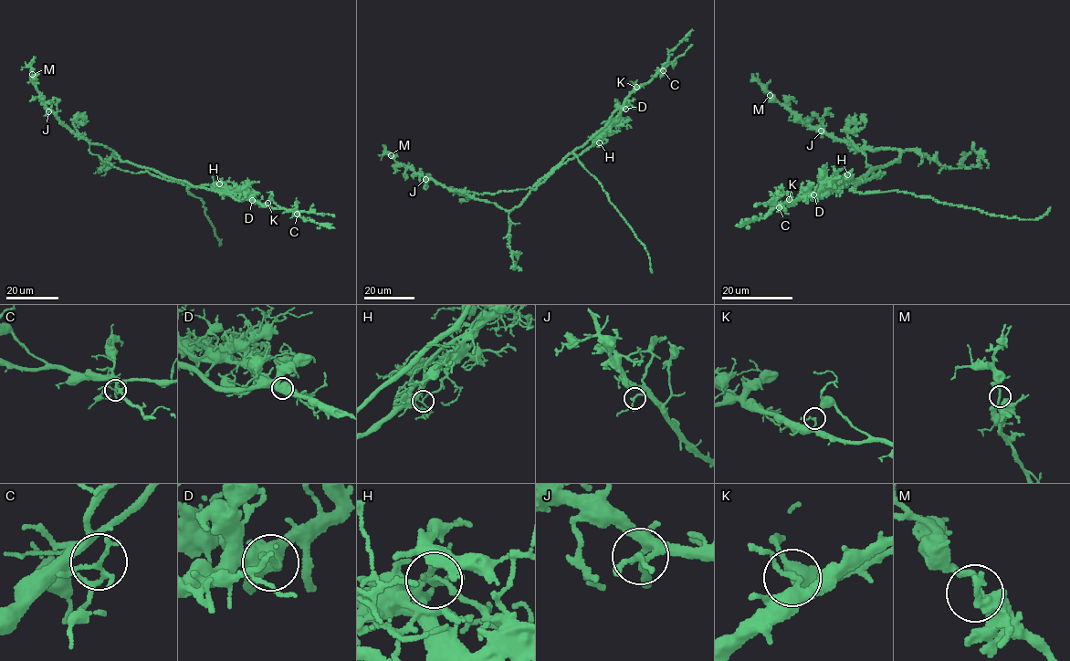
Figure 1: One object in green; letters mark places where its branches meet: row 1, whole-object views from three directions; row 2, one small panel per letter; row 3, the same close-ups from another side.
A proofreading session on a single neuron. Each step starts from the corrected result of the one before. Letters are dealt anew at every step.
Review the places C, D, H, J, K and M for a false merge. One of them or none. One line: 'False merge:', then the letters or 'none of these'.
False merge: H

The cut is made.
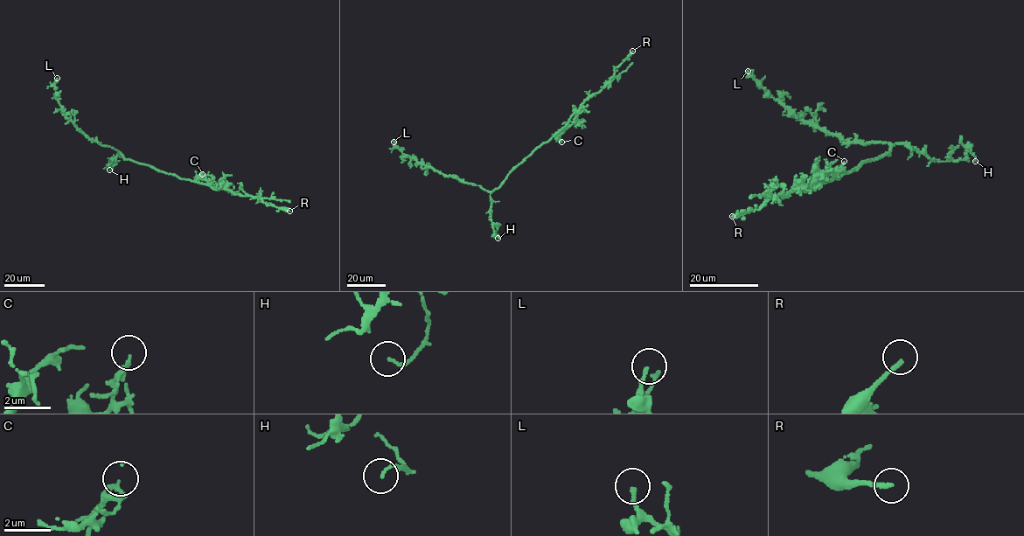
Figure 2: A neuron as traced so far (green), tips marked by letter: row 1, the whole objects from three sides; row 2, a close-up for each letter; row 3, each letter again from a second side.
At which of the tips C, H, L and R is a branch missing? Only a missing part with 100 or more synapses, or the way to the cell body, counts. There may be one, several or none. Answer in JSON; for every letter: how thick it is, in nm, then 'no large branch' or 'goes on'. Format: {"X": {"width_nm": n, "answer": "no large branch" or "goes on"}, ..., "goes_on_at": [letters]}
{"C": {"width_nm": 130, "answer": "no large branch"}, "H": {"width_nm": 110, "answer": "no large branch"}, "L": {"width_nm": 150, "answer": "no large branch"}, "R": {"width_nm": 180, "answer": "goes on"}, "goes_on_at": ["R"]}

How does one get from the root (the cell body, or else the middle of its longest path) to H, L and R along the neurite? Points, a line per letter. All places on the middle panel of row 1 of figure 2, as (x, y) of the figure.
H: (518, 165), (491, 193), (491, 219), (494, 234), (500, 238), (498, 238)
L: (518, 165), (498, 187), (489, 191), (423, 165), (402, 153), (393, 142)
R: (518, 165), (566, 125), (581, 105), (609, 81), (615, 69), (632, 51)

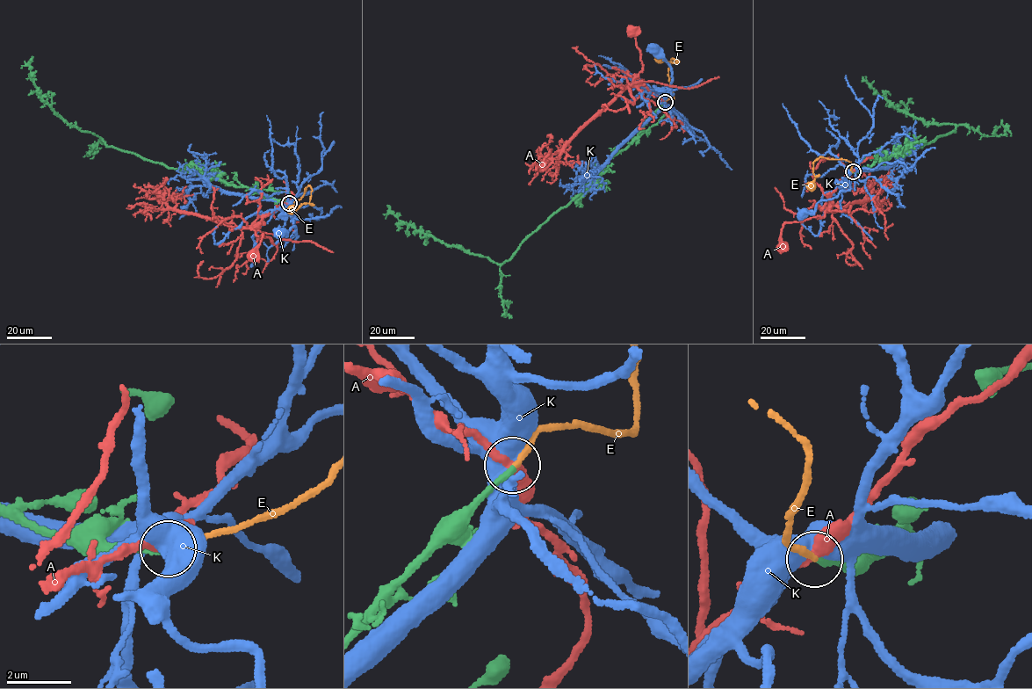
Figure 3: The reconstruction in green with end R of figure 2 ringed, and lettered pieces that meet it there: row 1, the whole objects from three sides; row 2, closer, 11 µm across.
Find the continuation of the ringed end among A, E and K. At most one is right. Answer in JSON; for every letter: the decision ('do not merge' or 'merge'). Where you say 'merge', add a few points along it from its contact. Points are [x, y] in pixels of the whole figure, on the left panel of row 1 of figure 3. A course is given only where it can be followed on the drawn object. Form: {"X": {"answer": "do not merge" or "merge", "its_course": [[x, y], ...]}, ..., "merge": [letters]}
{"A": {"answer": "do not merge"}, "E": {"answer": "merge", "its_course": [[289, 203], [299, 199], [309, 185], [311, 204], [302, 203], [292, 209]]}, "K": {"answer": "do not merge"}, "merge": ["E"]}

